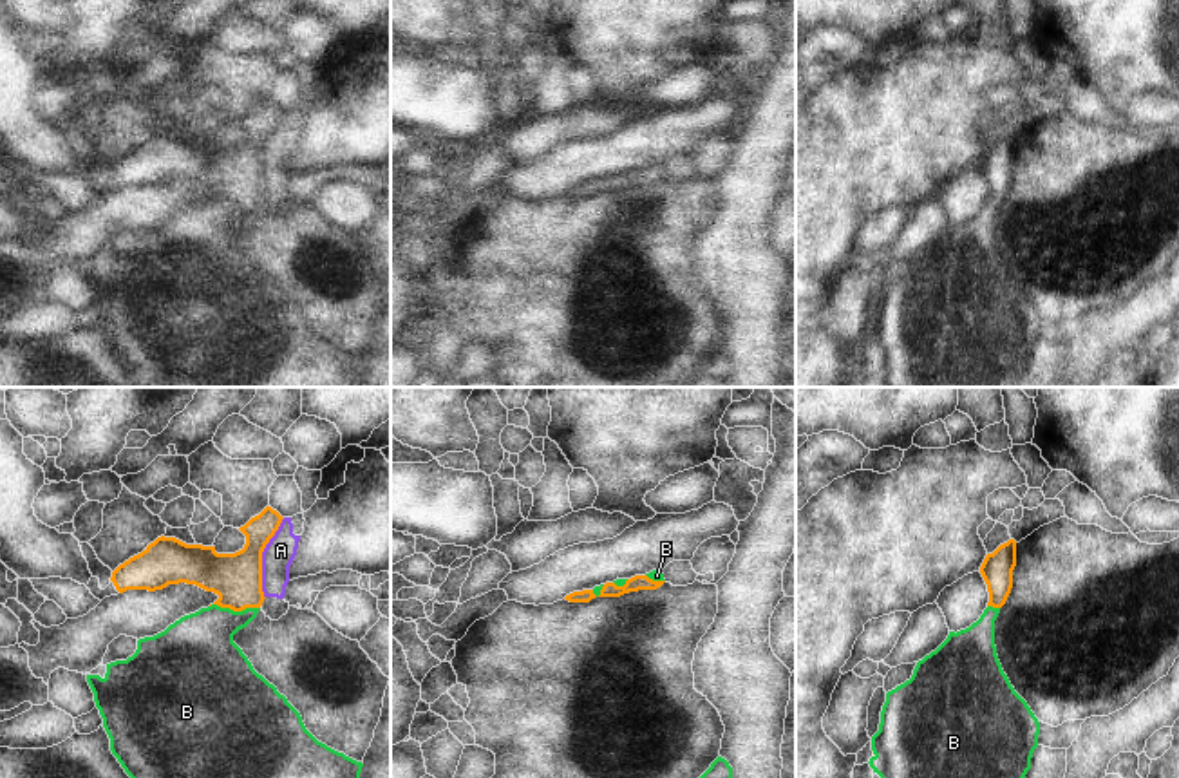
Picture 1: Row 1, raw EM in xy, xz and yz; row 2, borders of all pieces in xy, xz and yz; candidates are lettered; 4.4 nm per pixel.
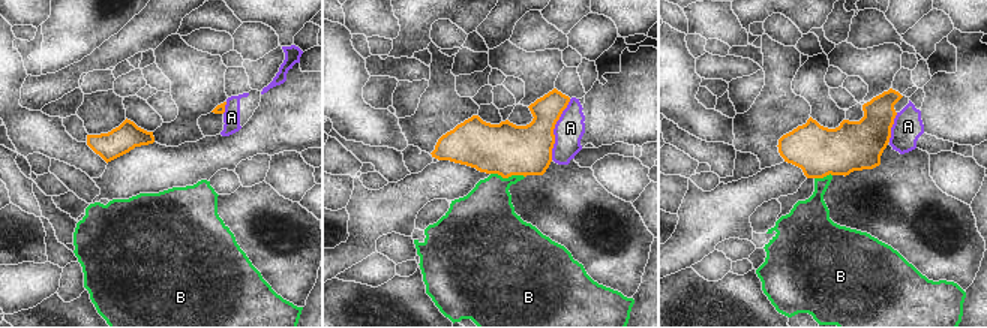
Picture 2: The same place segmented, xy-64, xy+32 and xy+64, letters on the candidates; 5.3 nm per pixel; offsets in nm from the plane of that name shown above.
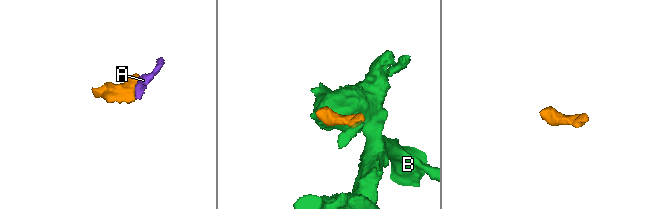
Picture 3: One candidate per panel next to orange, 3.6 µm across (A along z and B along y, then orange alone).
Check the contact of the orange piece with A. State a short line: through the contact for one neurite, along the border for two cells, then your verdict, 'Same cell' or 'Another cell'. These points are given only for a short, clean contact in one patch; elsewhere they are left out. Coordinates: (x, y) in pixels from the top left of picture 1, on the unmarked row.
Line: xy (284, 113), (263, 147), (264, 192). Another cell.

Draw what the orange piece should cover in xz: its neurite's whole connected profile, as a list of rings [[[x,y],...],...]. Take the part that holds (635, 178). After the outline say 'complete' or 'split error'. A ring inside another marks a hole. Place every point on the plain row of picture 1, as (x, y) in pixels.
[[[653,165],[646,170],[635,170],[631,174],[617,174],[613,177],[595,181],[593,185],[573,186],[564,194],[570,197],[590,197],[595,192],[620,192],[629,186],[656,185],[664,177],[665,177],[664,168]]]; split error

